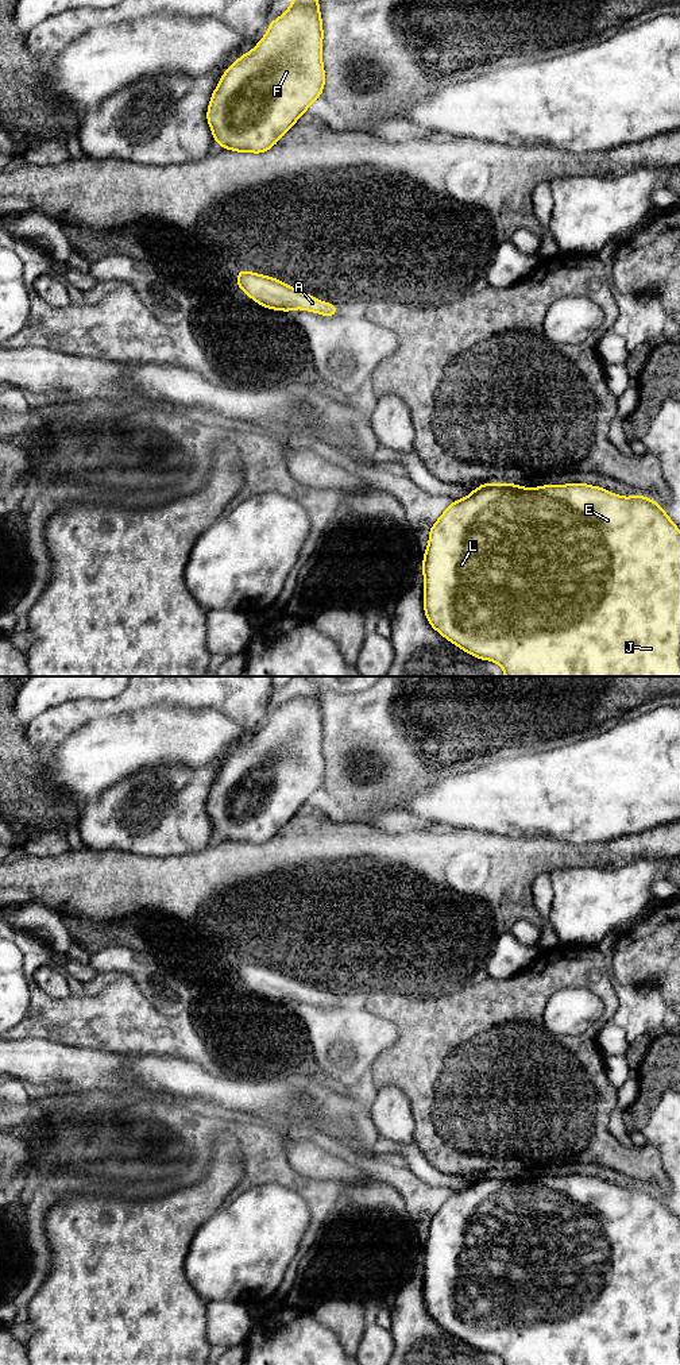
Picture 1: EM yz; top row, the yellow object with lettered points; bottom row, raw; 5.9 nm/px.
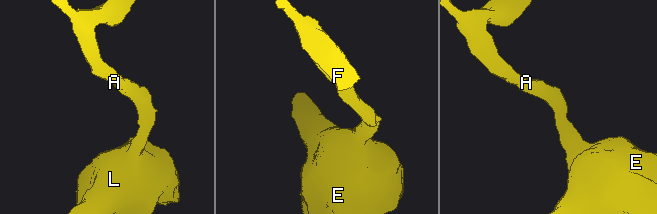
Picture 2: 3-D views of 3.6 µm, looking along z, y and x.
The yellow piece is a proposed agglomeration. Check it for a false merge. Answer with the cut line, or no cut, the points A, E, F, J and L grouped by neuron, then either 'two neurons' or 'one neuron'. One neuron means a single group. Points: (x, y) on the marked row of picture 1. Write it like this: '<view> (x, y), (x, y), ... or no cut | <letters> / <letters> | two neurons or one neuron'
no cut | A E F J L | one neuron

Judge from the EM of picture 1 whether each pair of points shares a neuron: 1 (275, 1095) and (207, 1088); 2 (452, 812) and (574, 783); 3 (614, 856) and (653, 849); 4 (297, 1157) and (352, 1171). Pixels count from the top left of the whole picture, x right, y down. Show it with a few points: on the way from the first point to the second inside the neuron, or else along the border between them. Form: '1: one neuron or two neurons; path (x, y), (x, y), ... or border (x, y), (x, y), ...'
1: one neuron; path (258, 1095), (240, 1095), (224, 1091)
2: one neuron; path (482, 799), (502, 795), (544, 794)
3: one neuron; path (624, 851), (644, 849)
4: one neuron; path (310, 1161), (339, 1169)

